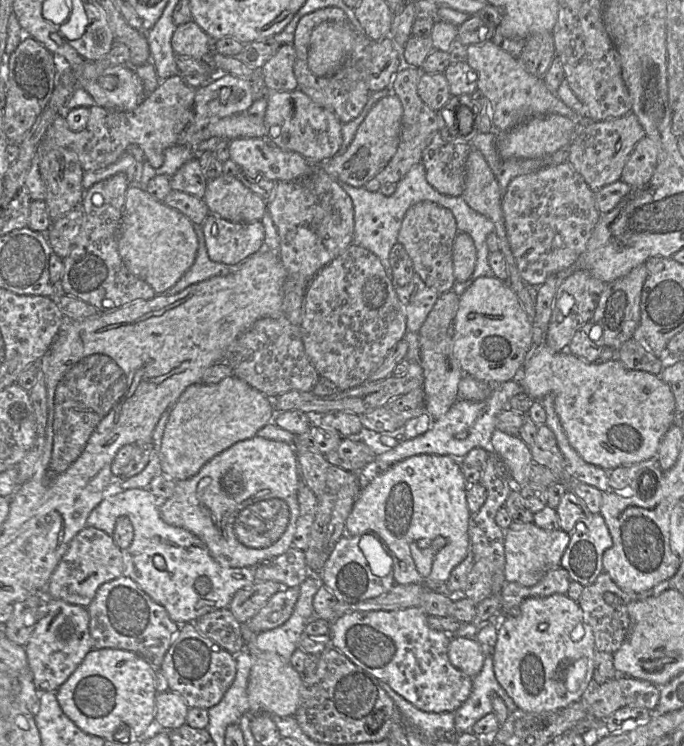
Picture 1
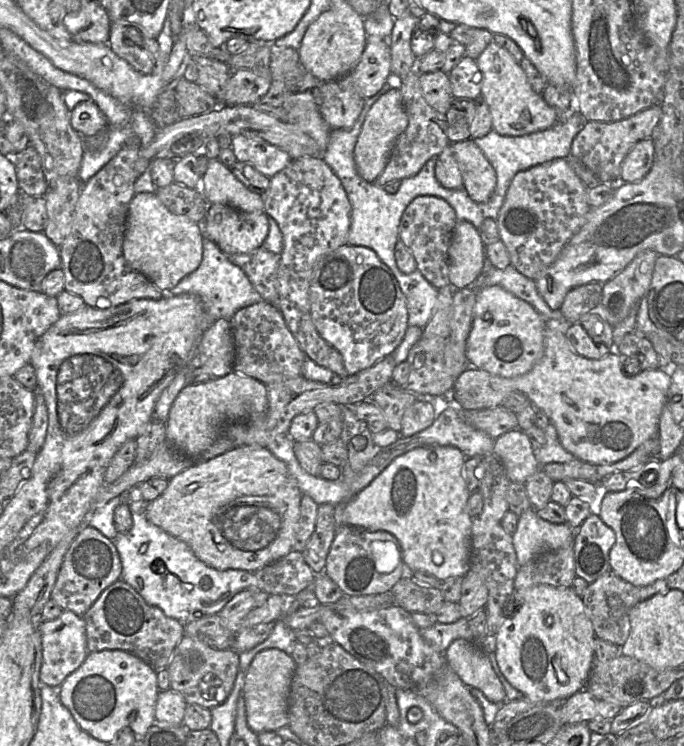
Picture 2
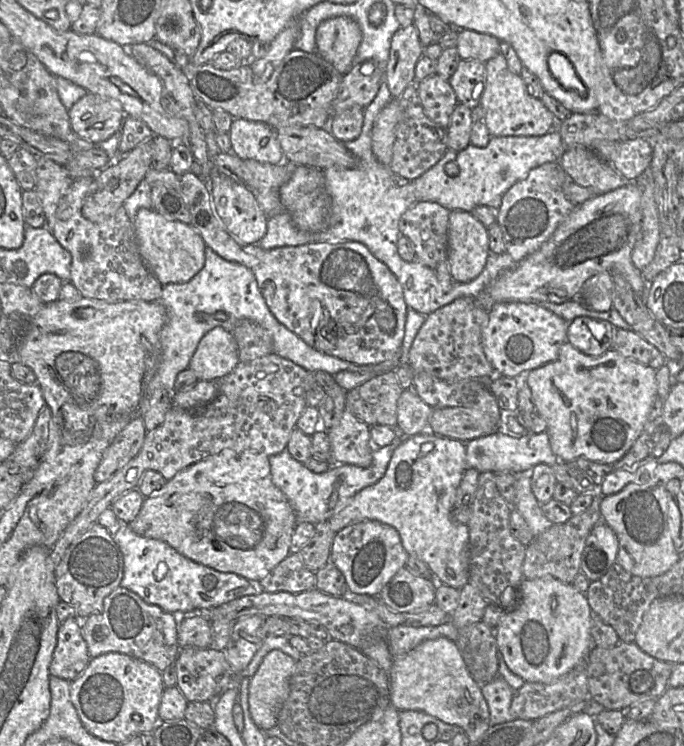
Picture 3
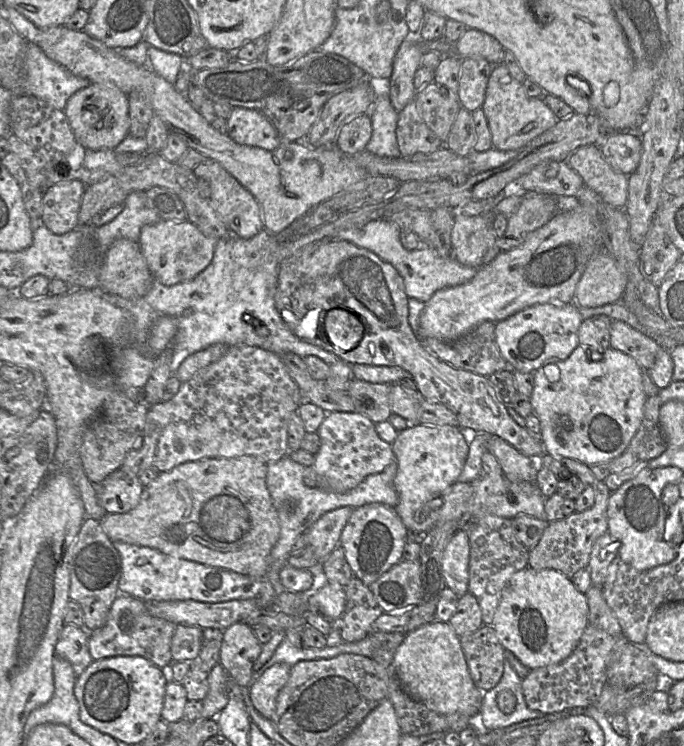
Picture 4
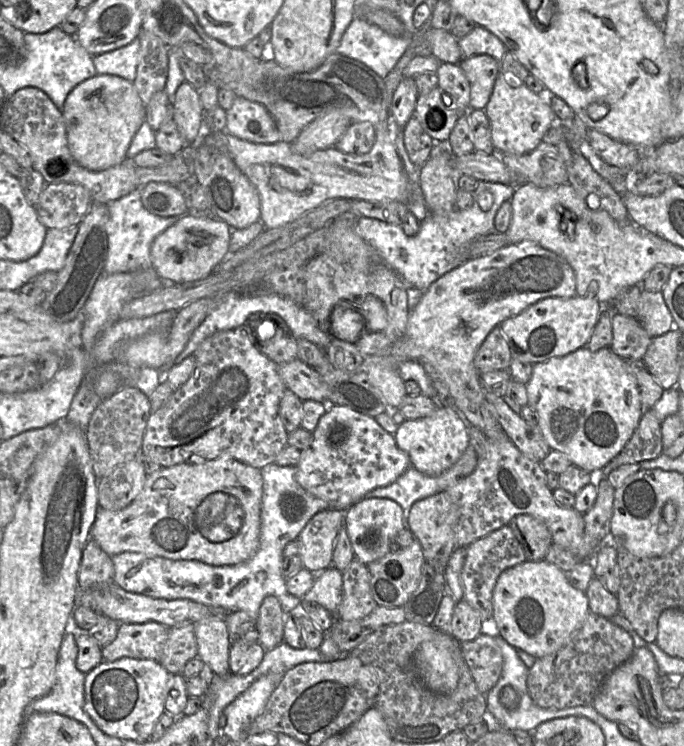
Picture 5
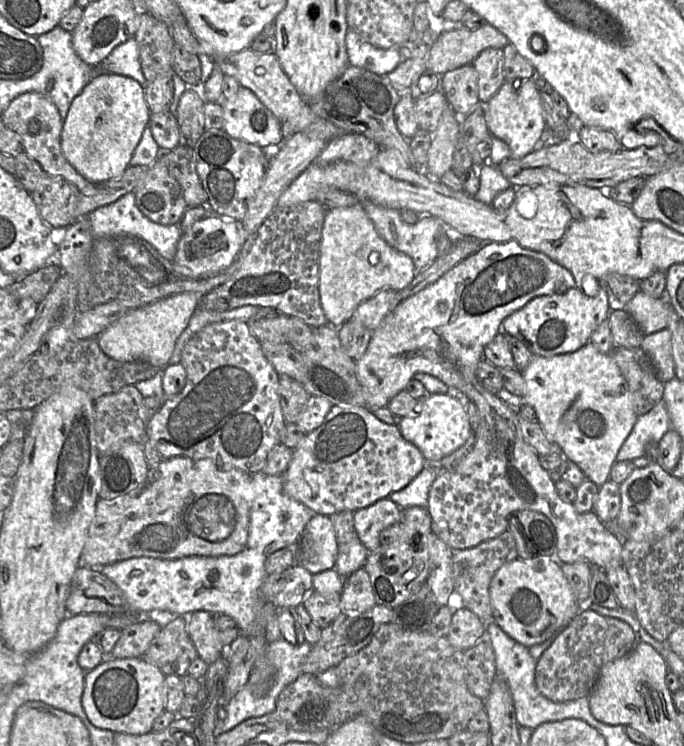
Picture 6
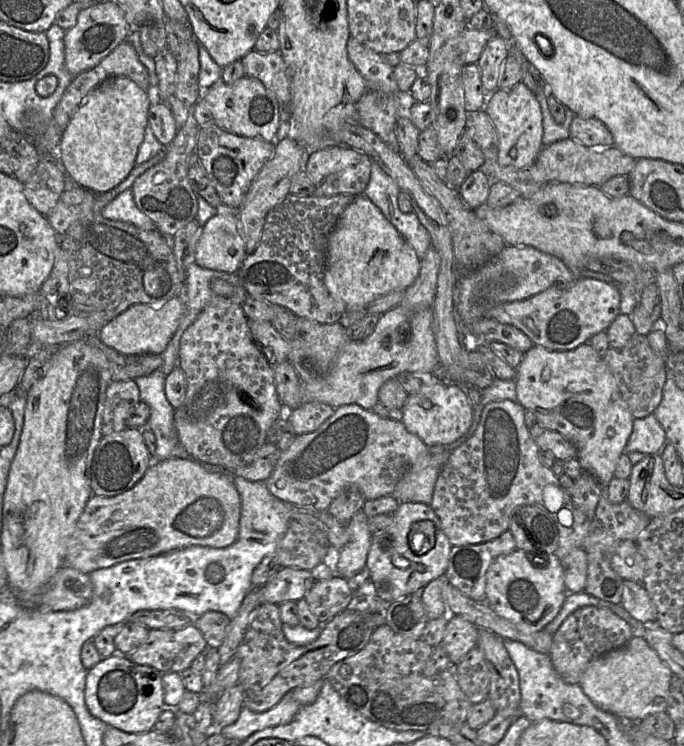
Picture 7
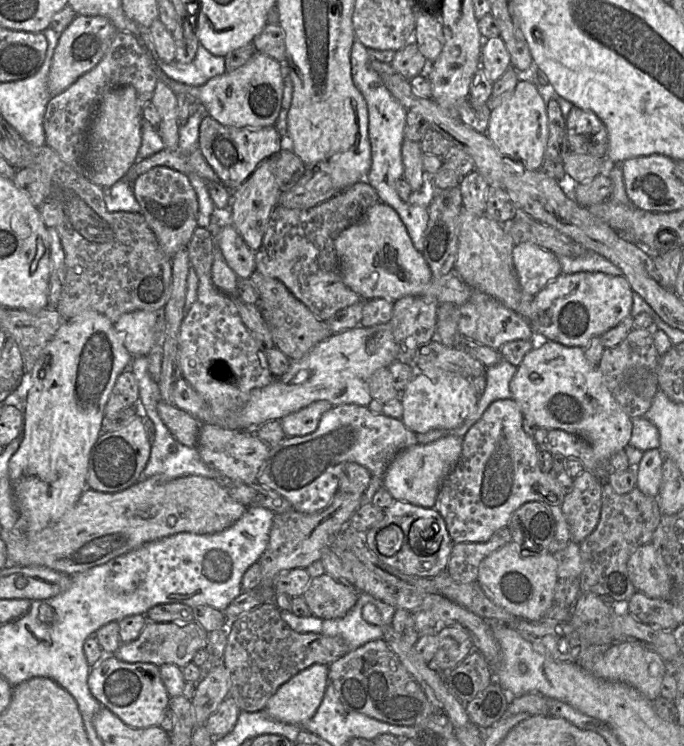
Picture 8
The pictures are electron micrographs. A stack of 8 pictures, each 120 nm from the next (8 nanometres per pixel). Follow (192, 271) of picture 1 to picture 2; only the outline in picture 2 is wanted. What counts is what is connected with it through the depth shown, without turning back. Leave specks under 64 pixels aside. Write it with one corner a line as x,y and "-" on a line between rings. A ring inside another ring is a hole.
204,219
197,224
201,227
203,235
201,263
196,270
184,277
165,295
196,295
202,303
205,314
205,329
208,329
215,321
219,319
230,320
238,310
256,304
262,301
262,298
254,289
243,270
229,261
219,247
208,236
205,236

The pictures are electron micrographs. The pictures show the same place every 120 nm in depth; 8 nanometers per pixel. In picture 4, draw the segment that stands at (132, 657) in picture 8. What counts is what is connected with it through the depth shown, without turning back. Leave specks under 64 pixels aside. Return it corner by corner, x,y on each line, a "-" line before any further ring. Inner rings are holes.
177,625
171,642
173,662
196,661
205,641
205,631
198,626

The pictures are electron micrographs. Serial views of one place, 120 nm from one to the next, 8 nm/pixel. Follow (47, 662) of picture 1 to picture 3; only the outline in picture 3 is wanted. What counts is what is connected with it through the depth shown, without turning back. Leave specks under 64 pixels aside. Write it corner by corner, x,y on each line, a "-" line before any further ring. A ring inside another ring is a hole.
70,617
61,622
49,666
50,675
73,681
83,673
90,659
82,635
82,621
77,617

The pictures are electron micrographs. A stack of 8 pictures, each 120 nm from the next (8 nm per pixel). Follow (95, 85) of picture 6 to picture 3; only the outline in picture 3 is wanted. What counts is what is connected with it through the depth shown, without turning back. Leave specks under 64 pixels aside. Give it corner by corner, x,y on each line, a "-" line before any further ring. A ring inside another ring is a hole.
91,92
75,102
68,115
75,135
93,144
120,130
126,116
118,101

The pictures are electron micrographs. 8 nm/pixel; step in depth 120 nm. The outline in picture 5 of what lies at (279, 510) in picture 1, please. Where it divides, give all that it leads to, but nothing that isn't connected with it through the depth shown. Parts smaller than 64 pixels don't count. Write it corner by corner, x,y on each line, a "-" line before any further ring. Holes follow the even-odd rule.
192,456
187,462
161,467
147,475
141,492
126,507
120,510
98,508
90,538
110,556
129,551
172,560
198,560
214,566
237,565
258,550
262,493
261,469
232,457
207,460
-
266,596
260,606
256,621
259,641
266,651
272,650
284,640
284,613
279,600

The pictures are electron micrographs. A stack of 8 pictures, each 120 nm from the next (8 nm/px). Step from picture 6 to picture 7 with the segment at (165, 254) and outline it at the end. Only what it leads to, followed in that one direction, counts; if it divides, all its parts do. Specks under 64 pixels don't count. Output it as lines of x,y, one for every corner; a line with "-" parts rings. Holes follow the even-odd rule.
126,189
111,200
101,214
104,218
128,222
145,230
156,229
155,224
137,208
131,189

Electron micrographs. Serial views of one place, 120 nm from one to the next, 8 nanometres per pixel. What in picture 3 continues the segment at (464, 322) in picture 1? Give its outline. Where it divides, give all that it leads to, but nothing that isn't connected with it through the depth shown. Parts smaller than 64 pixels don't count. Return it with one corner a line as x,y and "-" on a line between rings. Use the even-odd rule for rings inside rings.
496,303
490,308
488,314
488,324
482,331
482,345
486,357
493,365
497,375
516,377
521,372
529,372
534,368
556,360
559,356
560,347
568,341
567,328
569,322
538,303

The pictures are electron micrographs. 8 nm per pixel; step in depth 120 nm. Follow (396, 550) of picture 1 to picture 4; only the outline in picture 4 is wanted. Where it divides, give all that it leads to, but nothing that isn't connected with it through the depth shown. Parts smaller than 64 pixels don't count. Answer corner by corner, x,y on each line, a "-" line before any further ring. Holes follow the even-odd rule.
409,424
391,444
398,464
394,488
398,495
395,512
413,537
422,537
437,523
435,511
423,522
416,522
414,514
425,503
442,495
457,482
469,453
464,430
459,426
-
344,506
321,516
305,533
308,537
308,546
313,549
313,552
319,562
323,562
339,545
340,536
343,528
347,524
354,508
-
460,528
449,540
441,558
445,583
459,598
468,592
469,560
468,532

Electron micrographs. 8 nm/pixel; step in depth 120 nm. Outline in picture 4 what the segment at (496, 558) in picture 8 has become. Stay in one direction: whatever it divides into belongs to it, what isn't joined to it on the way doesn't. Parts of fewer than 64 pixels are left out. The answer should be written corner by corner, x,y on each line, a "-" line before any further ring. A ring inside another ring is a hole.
529,566
514,573
502,590
501,597
492,621
499,642
505,650
512,652
518,660
532,670
550,664
559,663
567,658
577,646
579,639
588,625
588,602
585,593
581,593
569,577
554,569
535,570

